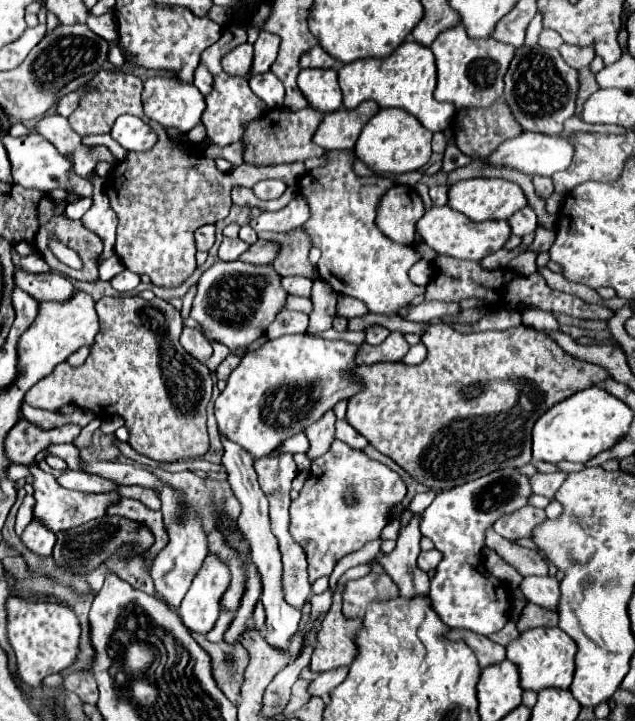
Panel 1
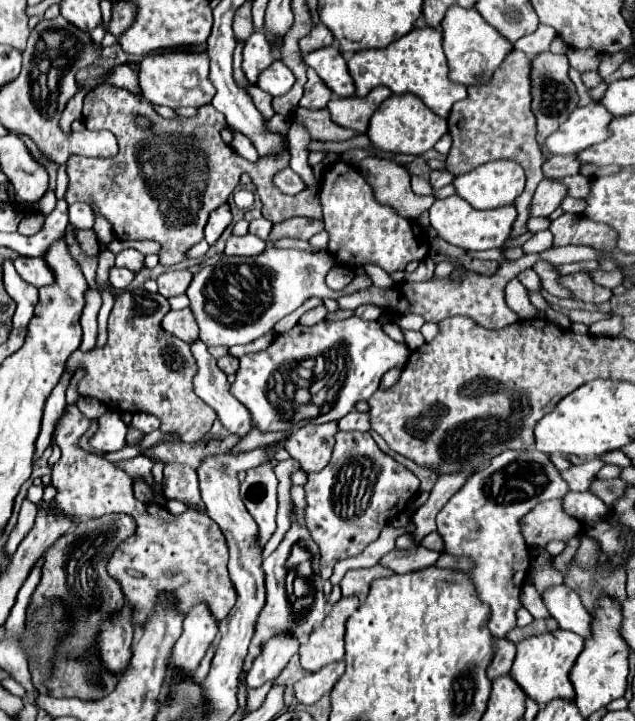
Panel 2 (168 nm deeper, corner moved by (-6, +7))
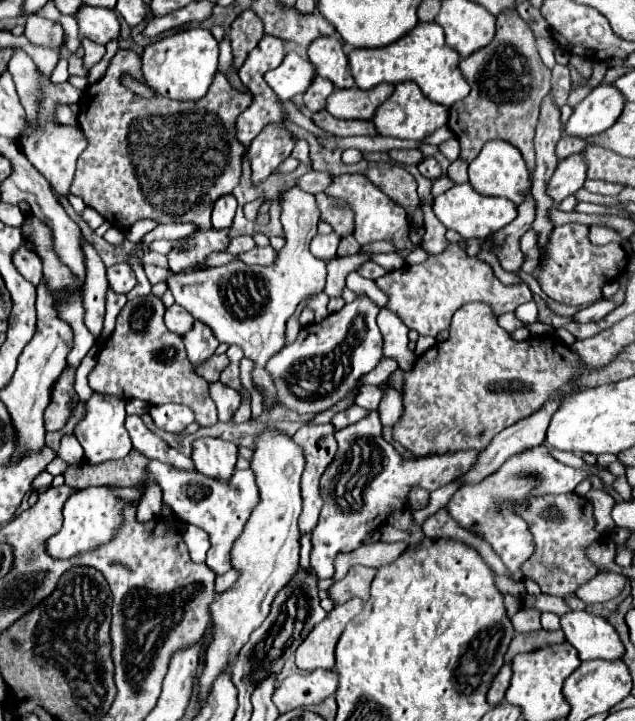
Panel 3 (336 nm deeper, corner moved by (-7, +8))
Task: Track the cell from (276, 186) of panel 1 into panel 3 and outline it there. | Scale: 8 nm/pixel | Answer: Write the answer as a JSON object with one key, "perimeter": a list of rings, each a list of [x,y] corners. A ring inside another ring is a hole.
{"perimeter":[[[310,170],[310,172],[306,172],[304,176],[300,176],[298,180],[296,180],[296,186],[300,188],[300,190],[304,190],[304,192],[310,192],[310,194],[318,194],[318,192],[324,192],[326,190],[326,186],[330,184],[330,174],[326,174],[326,172],[316,172],[316,170]]]}

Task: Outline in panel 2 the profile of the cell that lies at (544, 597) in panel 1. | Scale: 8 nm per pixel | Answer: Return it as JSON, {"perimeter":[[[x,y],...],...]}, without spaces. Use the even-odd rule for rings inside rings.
{"perimeter":[[[567,585],[549,587],[543,593],[543,603],[547,605],[549,613],[557,619],[561,629],[577,633],[585,639],[591,635],[593,619],[573,589],[569,589]]]}

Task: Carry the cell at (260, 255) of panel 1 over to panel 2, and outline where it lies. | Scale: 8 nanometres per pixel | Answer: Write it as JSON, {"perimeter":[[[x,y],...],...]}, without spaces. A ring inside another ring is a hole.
{"perimeter":[[[293,217],[285,219],[277,225],[273,225],[273,231],[269,235],[269,241],[281,239],[281,237],[297,237],[297,239],[311,239],[315,233],[323,231],[325,223],[321,219],[305,219],[305,217]]]}

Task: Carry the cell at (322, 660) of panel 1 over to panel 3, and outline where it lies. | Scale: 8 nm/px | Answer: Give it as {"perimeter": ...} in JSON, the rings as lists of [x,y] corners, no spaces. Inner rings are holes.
{"perimeter":[[[352,598],[344,604],[336,604],[334,610],[318,624],[308,638],[296,650],[296,666],[300,670],[316,670],[316,668],[334,668],[334,648],[344,632],[344,626],[362,610],[362,600]]]}

